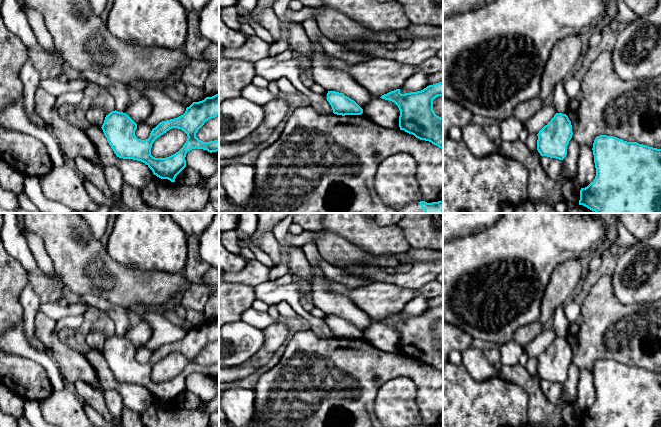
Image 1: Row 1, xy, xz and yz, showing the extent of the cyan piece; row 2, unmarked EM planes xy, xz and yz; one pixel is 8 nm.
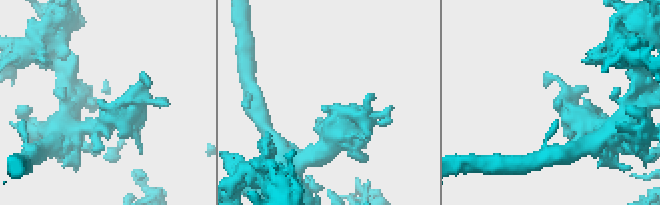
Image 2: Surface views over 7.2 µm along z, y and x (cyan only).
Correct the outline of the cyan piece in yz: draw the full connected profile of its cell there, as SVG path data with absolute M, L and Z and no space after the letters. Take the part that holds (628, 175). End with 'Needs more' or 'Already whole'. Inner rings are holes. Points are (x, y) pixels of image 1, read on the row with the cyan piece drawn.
M597 136L593 143L595 179L580 190L579 205L596 213L661 213L661 149L614 136Z. Already whole

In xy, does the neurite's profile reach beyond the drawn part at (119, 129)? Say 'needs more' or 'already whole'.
already whole

